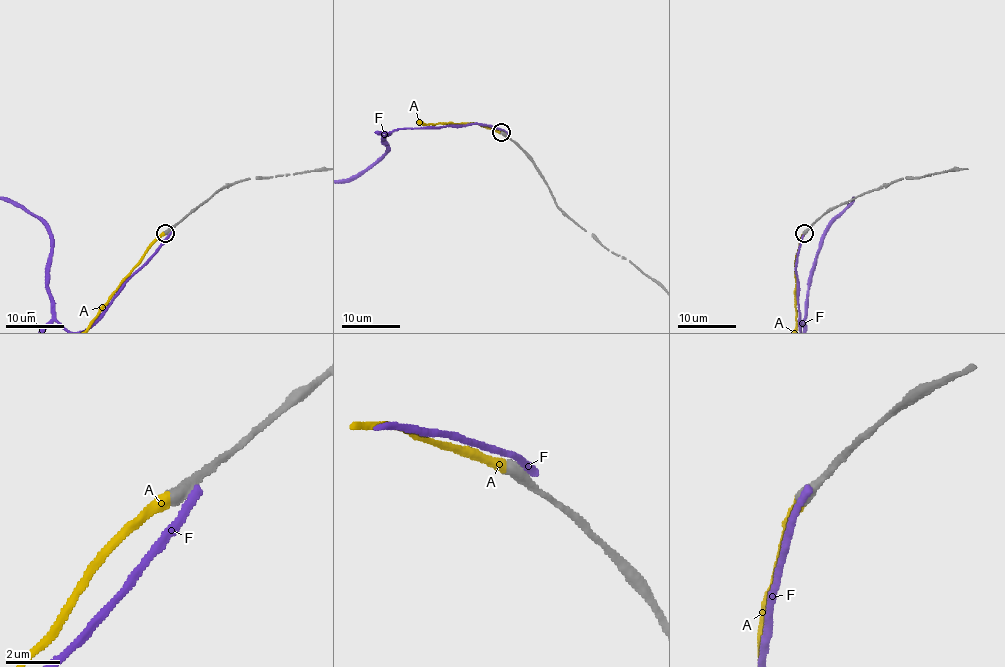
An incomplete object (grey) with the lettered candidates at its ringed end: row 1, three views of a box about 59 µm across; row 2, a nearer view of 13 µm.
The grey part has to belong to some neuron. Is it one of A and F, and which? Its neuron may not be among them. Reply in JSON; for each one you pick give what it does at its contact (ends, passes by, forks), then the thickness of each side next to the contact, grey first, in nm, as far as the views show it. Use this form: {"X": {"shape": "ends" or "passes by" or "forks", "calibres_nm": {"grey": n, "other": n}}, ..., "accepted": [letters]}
{"A": {"shape": "ends", "calibres_nm": {"grey": 500, "other": 420}}, "accepted": ["A"]}

